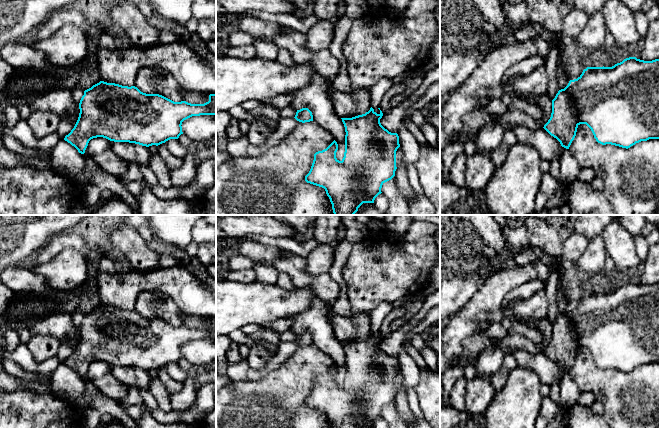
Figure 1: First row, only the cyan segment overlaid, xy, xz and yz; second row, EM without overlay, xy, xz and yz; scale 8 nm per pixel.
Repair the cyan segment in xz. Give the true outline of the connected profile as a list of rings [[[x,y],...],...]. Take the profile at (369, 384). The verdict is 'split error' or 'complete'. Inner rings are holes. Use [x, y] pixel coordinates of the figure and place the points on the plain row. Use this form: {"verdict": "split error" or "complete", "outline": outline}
{"verdict": "complete", "outline": [[[371,331],[365,338],[341,342],[346,356],[345,376],[341,385],[336,382],[338,368],[335,364],[326,373],[314,378],[305,405],[324,412],[331,428],[374,427],[375,422],[382,417],[382,409],[395,400],[399,360],[381,349],[382,340],[381,334],[377,338]]]}

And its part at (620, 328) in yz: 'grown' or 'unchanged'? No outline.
grown

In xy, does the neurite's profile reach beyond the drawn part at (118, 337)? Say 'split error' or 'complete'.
split error

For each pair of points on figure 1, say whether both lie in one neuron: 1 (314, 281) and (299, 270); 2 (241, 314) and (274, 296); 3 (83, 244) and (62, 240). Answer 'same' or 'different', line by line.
1: same
2: same
3: same

